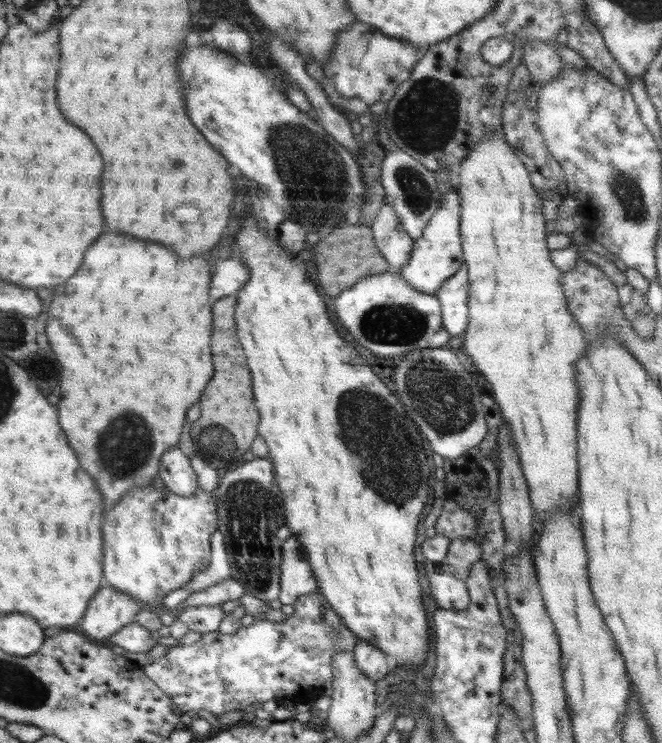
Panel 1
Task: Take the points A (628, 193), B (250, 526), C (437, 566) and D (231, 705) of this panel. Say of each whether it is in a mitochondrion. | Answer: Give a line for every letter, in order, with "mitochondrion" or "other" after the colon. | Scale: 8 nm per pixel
A: mitochondrion
B: mitochondrion
C: other
D: other

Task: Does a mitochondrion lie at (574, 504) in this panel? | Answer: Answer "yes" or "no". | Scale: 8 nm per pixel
no

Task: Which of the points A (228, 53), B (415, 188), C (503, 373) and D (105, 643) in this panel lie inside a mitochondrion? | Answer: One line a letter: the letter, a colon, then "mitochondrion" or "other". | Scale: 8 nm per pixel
A: other
B: mitochondrion
C: other
D: other

